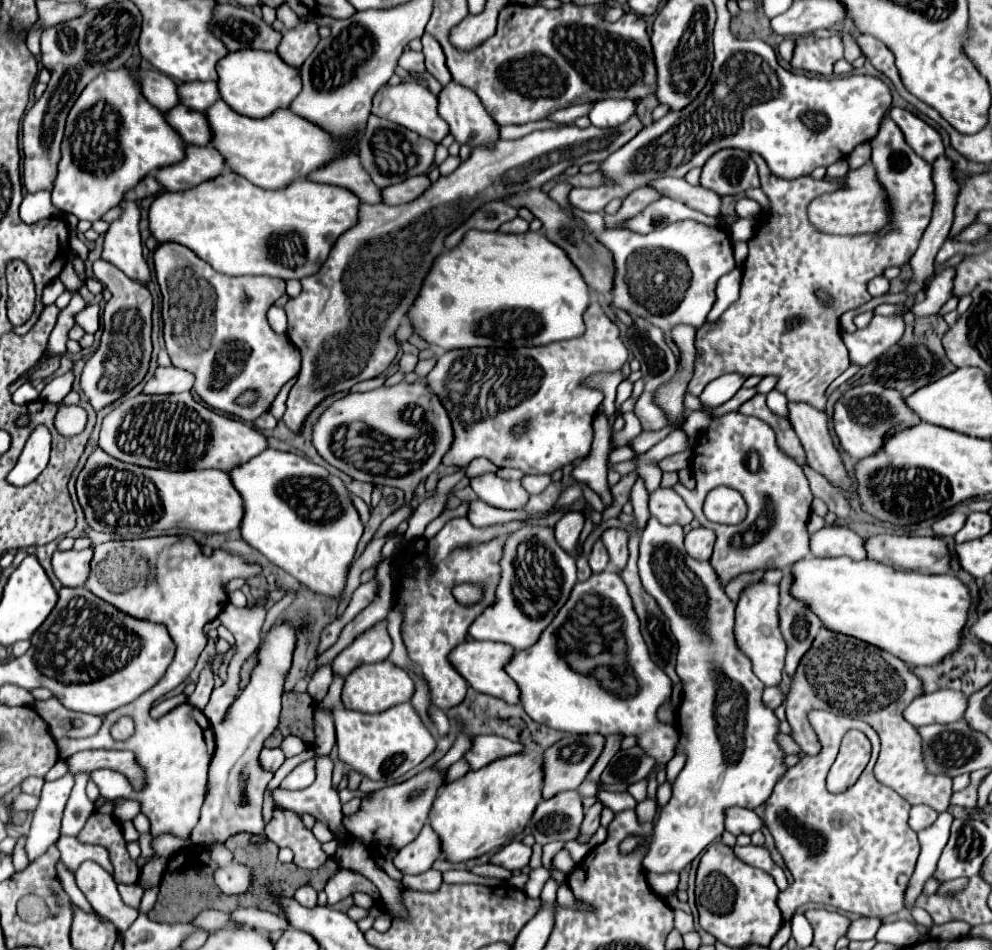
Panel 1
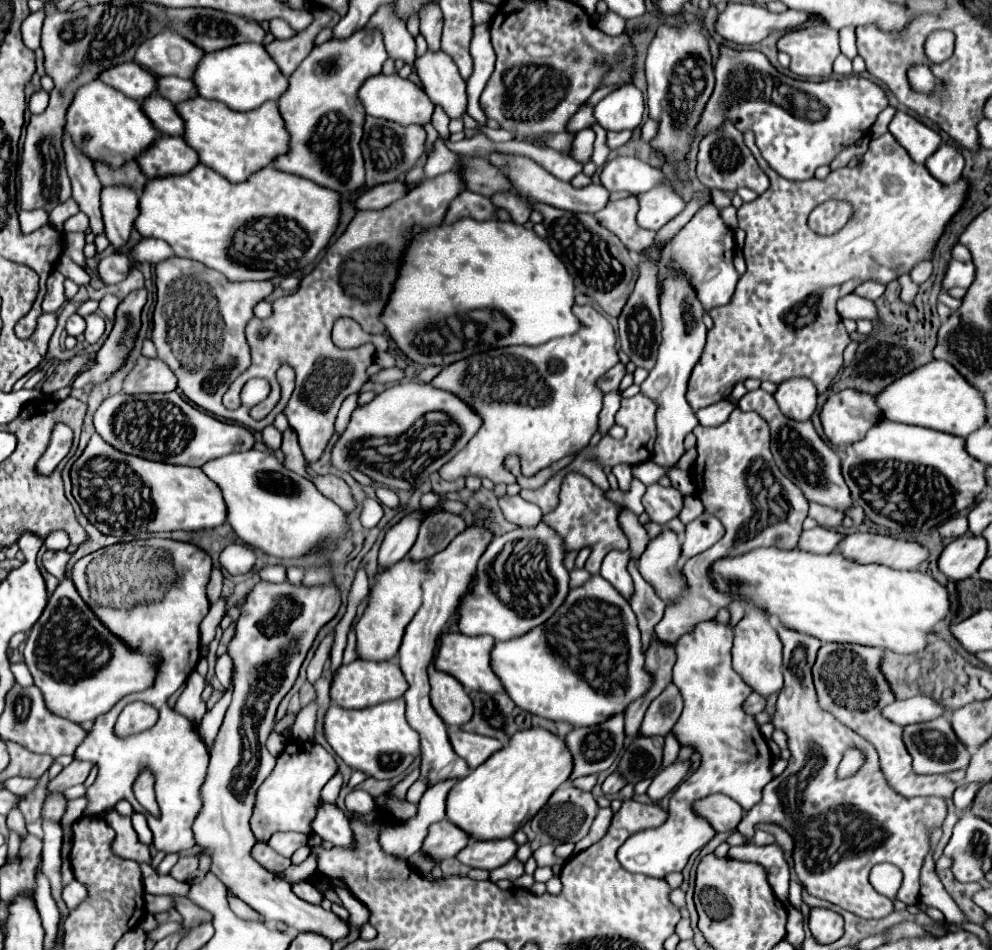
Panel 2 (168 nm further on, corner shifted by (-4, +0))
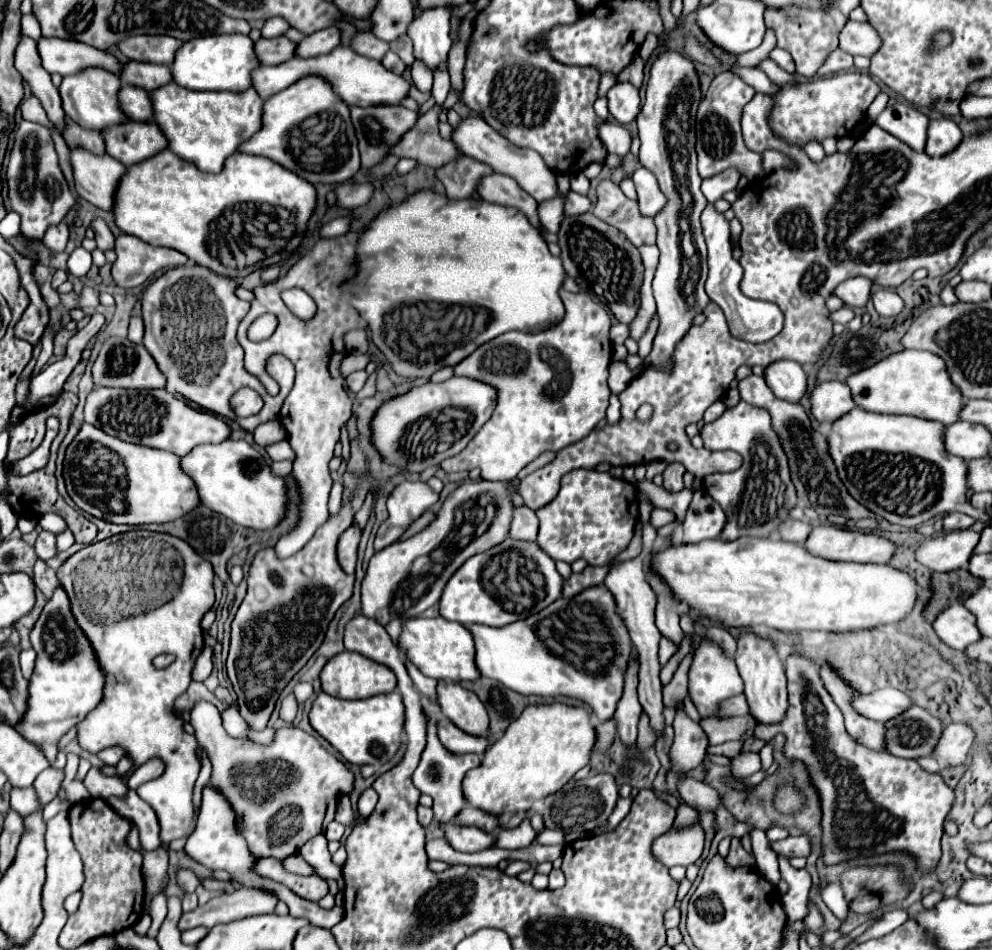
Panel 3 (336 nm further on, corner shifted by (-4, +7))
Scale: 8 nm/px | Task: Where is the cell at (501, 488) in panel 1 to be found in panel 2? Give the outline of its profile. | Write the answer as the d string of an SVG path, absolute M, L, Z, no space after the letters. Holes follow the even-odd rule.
M504 496L500 498L500 508L508 522L520 526L520 528L534 528L542 520L540 508L534 504L522 500L520 496Z

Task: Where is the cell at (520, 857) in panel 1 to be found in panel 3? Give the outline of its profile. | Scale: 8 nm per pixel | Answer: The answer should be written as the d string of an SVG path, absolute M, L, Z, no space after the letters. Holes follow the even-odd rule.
M446 823L444 833L450 845L462 853L476 853L476 851L484 851L496 845L494 833L484 833L482 829L476 829L476 827L454 827Z

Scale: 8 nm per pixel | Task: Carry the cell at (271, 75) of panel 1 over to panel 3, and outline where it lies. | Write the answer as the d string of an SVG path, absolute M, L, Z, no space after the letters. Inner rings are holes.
M212 35L186 41L172 63L172 77L178 85L194 91L232 91L242 93L252 87L252 73L260 67L254 43L248 35Z

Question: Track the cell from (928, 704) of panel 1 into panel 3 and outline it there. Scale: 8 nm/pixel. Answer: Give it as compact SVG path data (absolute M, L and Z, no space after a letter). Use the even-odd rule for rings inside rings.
M880 689L870 695L860 695L854 701L854 709L874 721L890 721L892 717L898 717L904 713L904 709L910 709L912 701L908 701L908 695L900 689Z

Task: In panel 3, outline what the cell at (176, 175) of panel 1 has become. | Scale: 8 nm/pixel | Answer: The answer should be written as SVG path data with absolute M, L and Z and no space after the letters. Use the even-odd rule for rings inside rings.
M128 121L124 125L104 131L102 135L110 157L118 159L126 167L132 167L146 157L154 157L154 153L168 149L168 141L164 139L162 129L152 121Z

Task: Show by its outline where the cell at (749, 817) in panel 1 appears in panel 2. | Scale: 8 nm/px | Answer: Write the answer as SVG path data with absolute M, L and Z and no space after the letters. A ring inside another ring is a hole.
M712 794L712 796L700 798L694 802L692 808L700 818L712 824L716 832L732 832L744 816L744 810L740 808L740 804L736 804L732 798L724 794Z

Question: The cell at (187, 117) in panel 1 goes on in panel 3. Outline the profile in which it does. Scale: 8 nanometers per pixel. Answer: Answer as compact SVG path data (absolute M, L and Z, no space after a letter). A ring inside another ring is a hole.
M122 85L120 89L120 107L132 121L152 121L152 97L144 89L136 89L134 85Z

